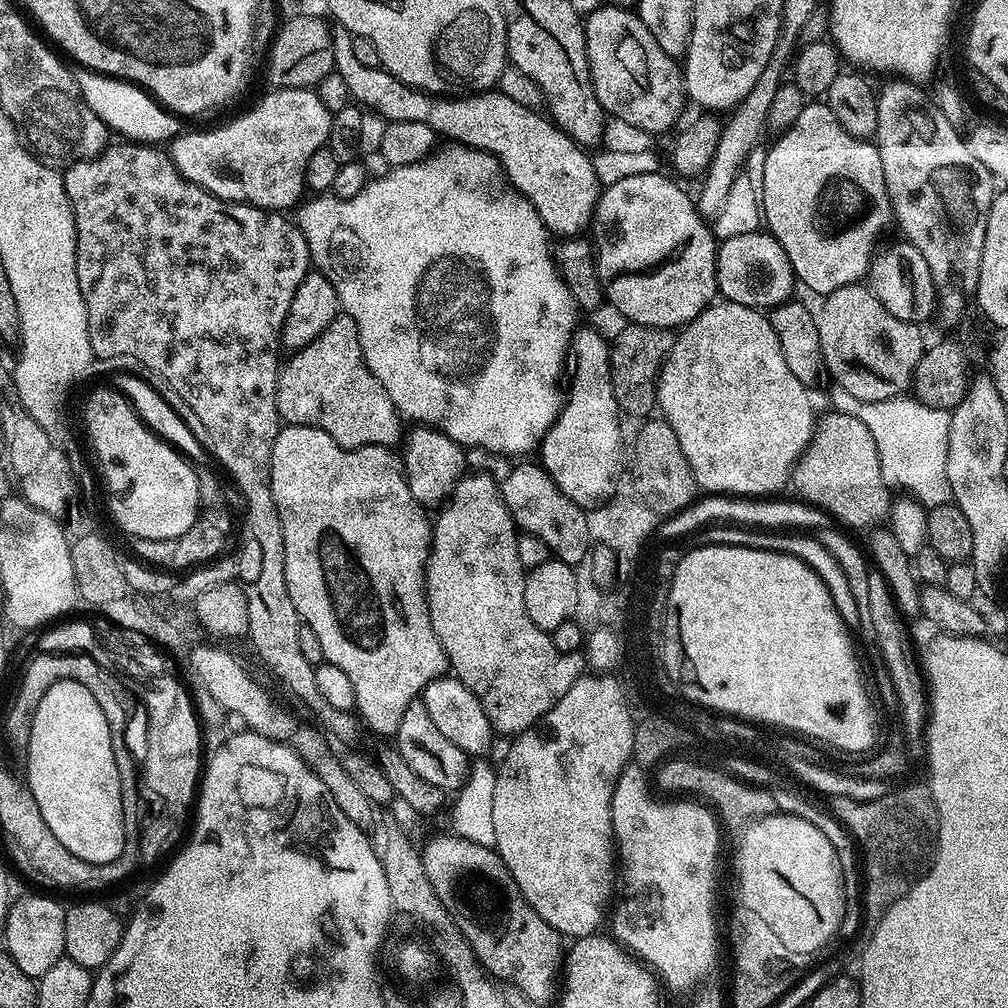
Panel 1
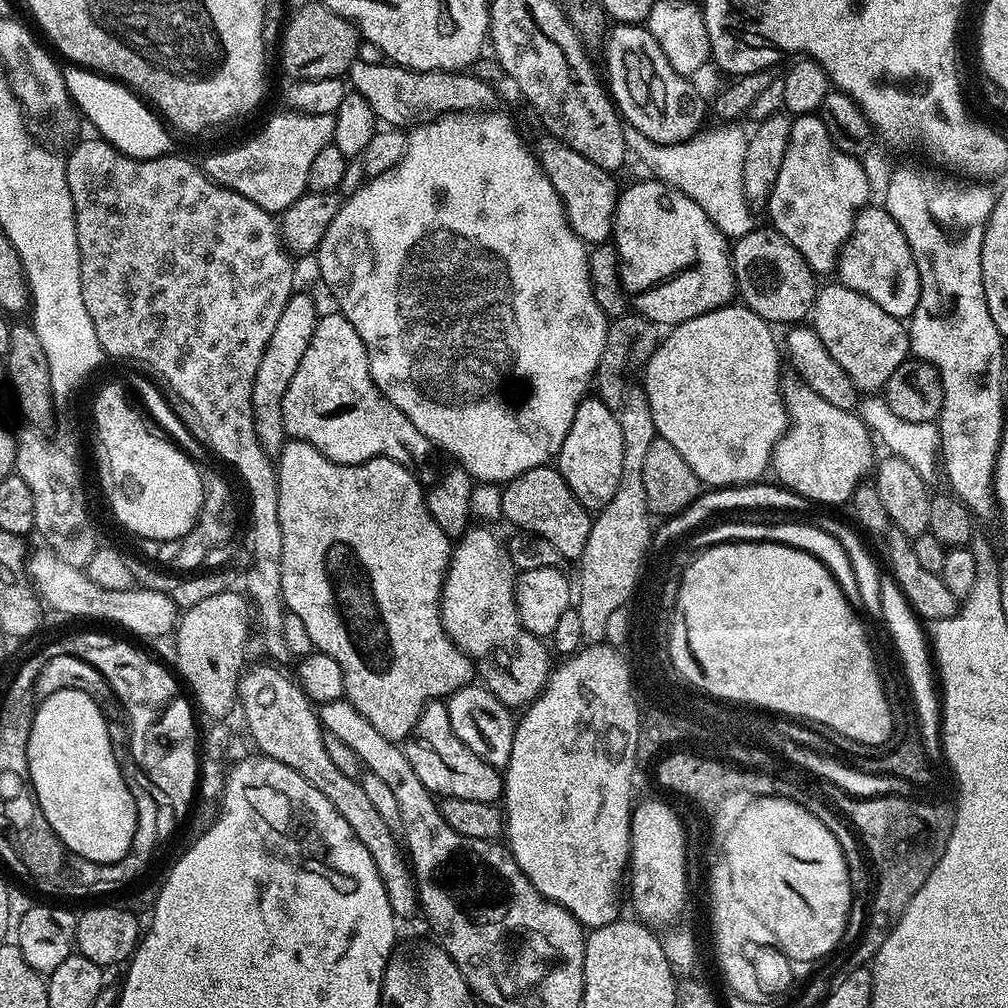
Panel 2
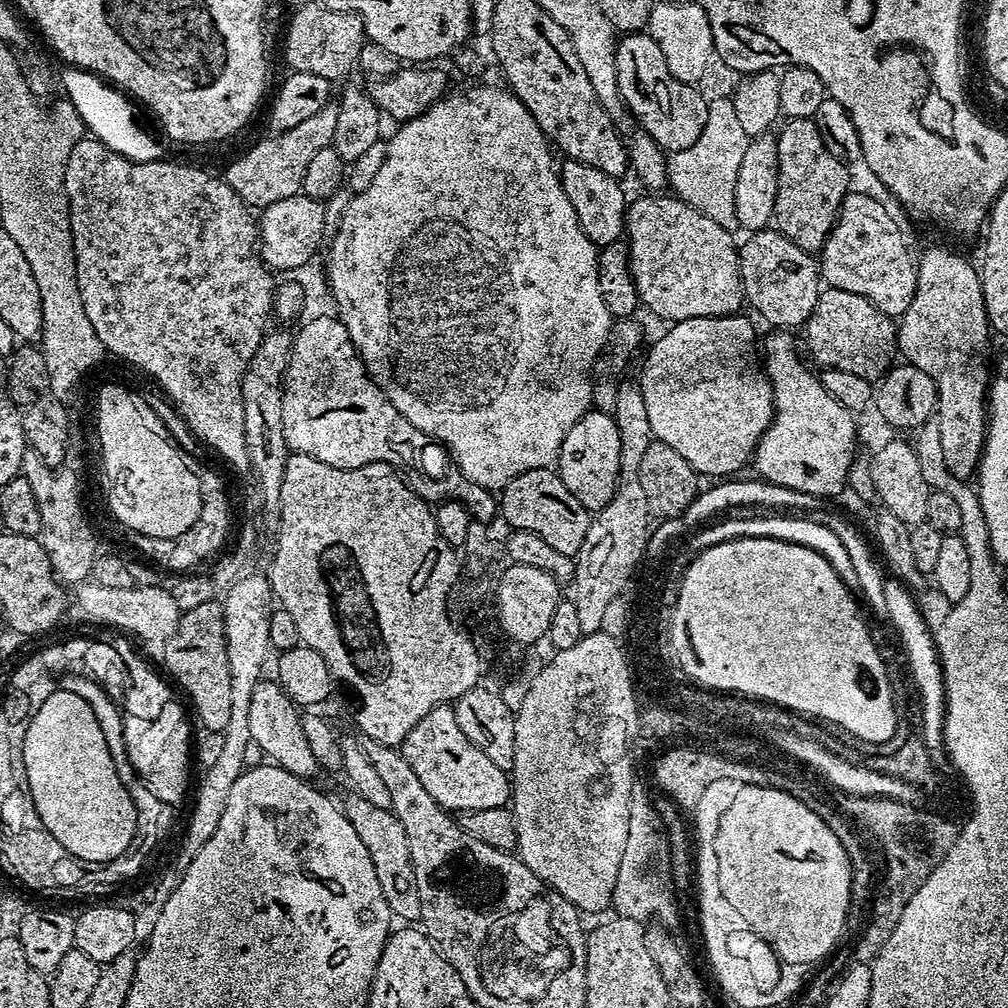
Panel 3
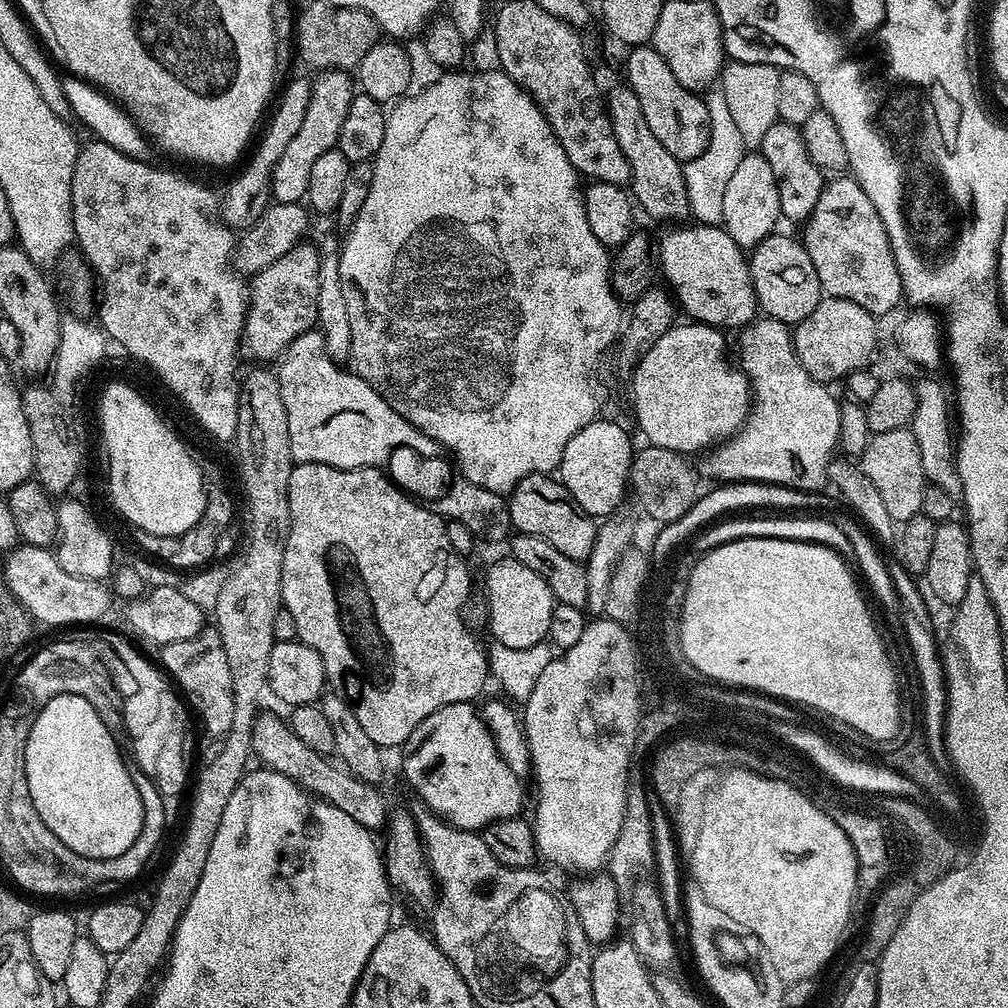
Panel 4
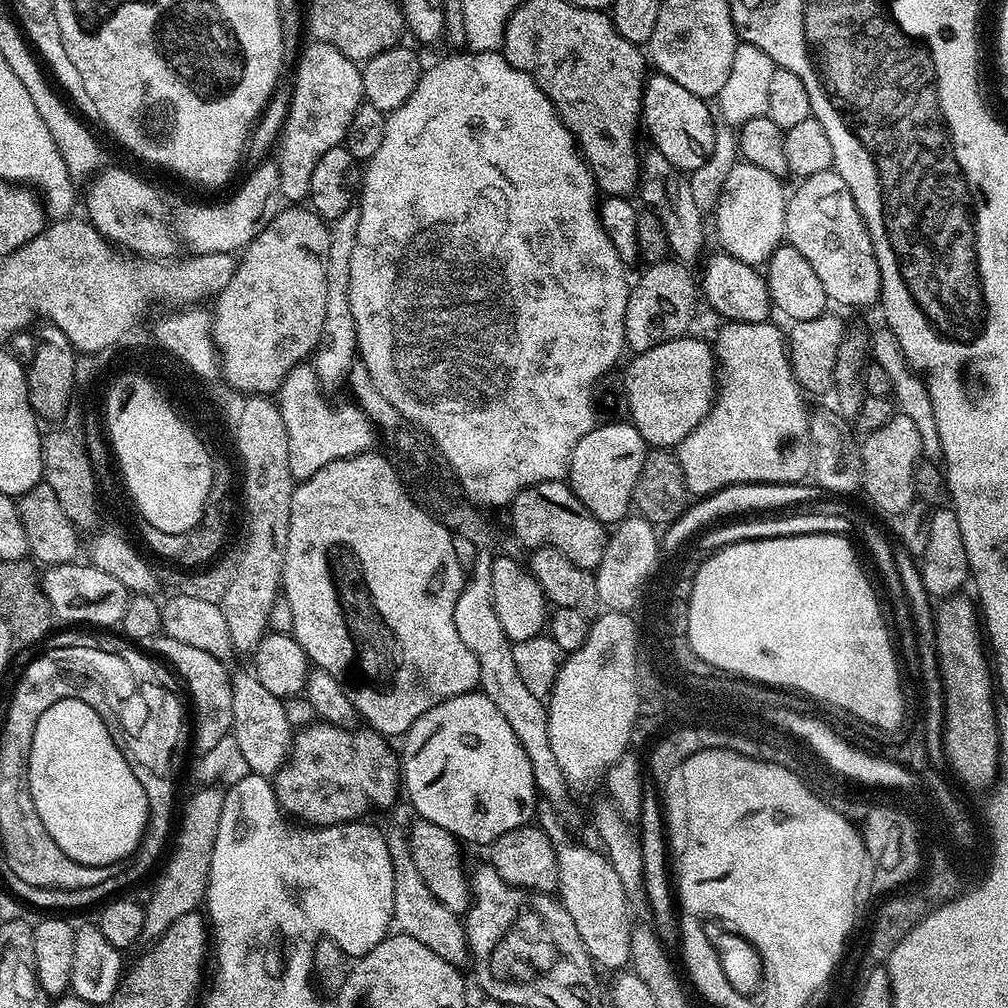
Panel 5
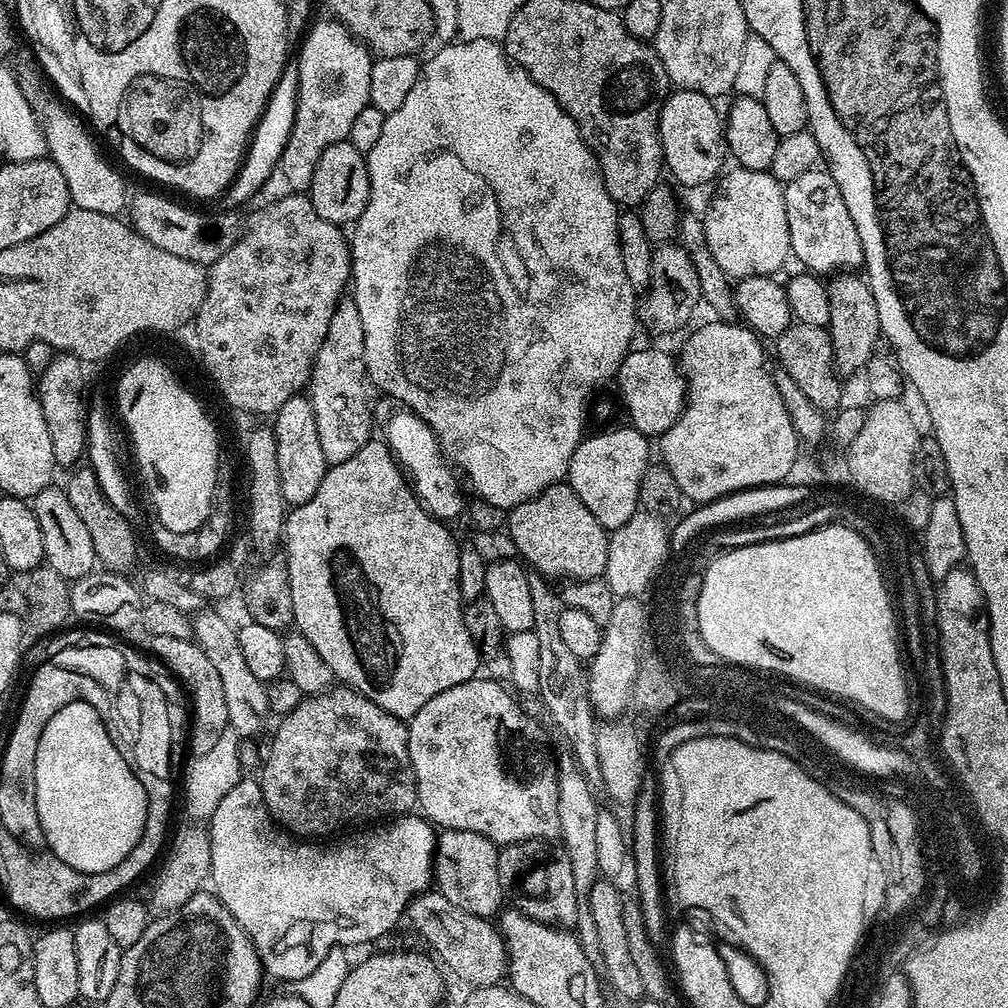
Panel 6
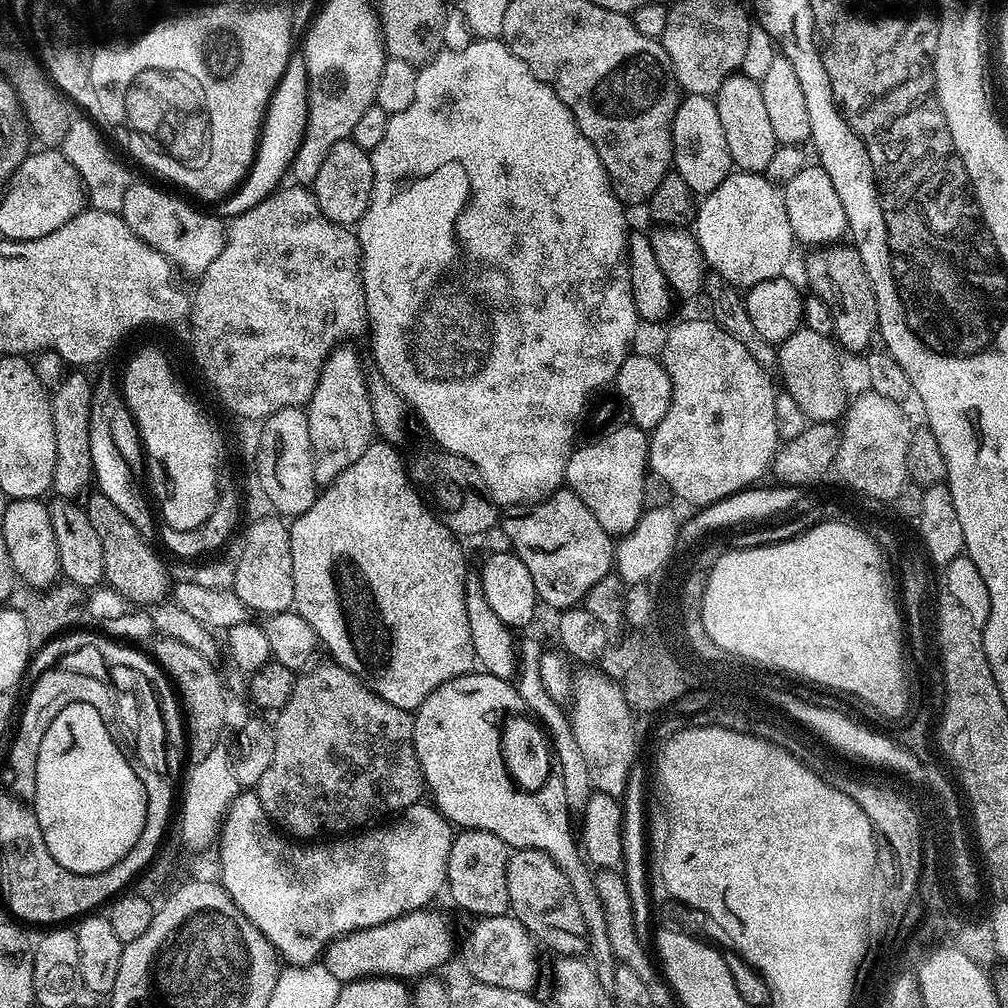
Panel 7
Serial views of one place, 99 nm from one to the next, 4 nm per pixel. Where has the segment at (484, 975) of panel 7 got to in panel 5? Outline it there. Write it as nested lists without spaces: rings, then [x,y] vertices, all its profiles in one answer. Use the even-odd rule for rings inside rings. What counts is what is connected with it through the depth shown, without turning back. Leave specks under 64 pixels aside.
[[[392,828],[387,829],[386,839],[390,858],[394,866],[394,876],[392,877],[392,918],[395,927],[401,933],[410,938],[418,938],[422,946],[427,946],[429,950],[434,950],[438,958],[446,958],[446,962],[457,966],[464,966],[469,963],[470,953],[468,950],[468,939],[464,933],[464,925],[461,917],[455,912],[451,912],[422,882],[422,874],[418,874],[418,866],[414,866],[412,861],[412,849],[408,846],[408,837],[402,831]]]

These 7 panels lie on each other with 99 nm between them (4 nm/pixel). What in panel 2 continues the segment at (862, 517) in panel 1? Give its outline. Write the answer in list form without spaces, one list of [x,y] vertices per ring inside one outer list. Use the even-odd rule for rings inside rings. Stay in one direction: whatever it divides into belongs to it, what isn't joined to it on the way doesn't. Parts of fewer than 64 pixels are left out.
[[[788,374],[783,377],[782,391],[784,393],[784,405],[788,411],[788,428],[780,437],[772,450],[771,471],[776,471],[775,479],[785,488],[803,496],[805,501],[816,504],[844,504],[851,501],[854,490],[869,475],[873,467],[872,444],[870,435],[864,421],[855,411],[839,409],[833,403],[826,402],[819,394],[814,394],[806,382],[802,382],[799,376]]]

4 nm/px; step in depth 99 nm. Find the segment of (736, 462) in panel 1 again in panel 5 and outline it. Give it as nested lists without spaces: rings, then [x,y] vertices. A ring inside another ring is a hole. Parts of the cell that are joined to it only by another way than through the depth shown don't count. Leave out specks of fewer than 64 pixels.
[[[692,334],[674,338],[670,342],[662,342],[645,352],[635,353],[631,357],[628,369],[624,372],[623,399],[628,404],[630,422],[642,434],[645,445],[656,450],[675,449],[684,439],[700,425],[702,418],[712,409],[718,387],[718,369],[716,357],[711,343],[695,340]]]

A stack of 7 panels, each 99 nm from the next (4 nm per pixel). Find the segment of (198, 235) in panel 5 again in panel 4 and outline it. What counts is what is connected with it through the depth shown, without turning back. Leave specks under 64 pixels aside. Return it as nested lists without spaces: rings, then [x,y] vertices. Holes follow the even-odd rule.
[[[306,79],[292,80],[284,88],[284,93],[280,96],[280,105],[276,109],[271,109],[267,117],[268,129],[264,132],[264,137],[260,140],[260,145],[256,148],[256,153],[252,156],[252,161],[244,168],[244,173],[233,182],[228,188],[228,197],[225,195],[222,200],[222,219],[225,224],[236,230],[244,230],[255,224],[256,220],[264,213],[264,209],[269,207],[272,195],[272,168],[282,158],[282,150],[290,146],[290,138],[298,134],[298,129],[306,119],[306,106],[310,106],[312,97],[311,83]]]

